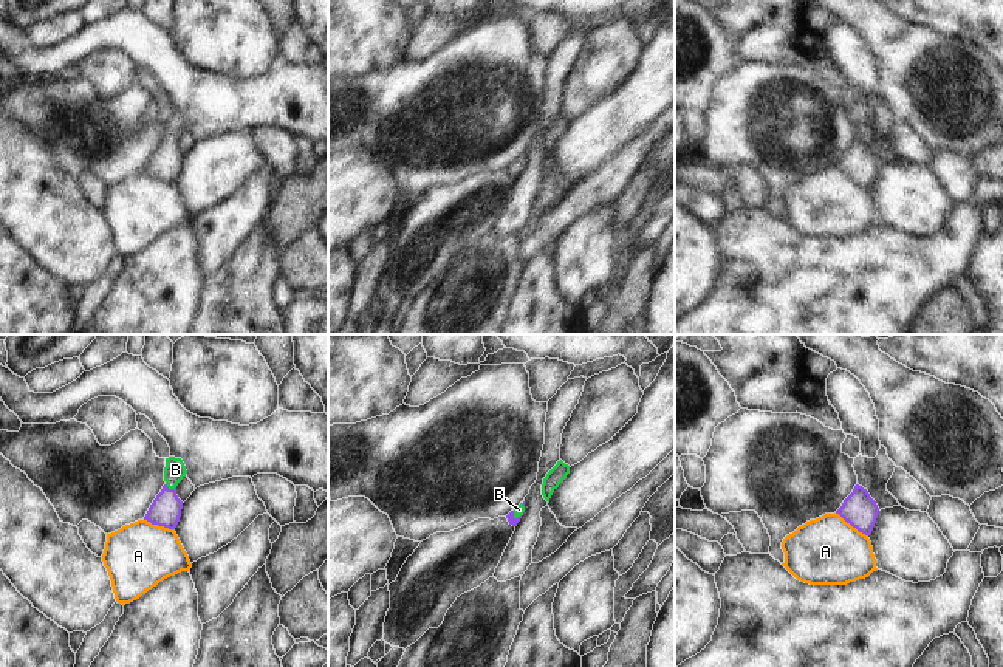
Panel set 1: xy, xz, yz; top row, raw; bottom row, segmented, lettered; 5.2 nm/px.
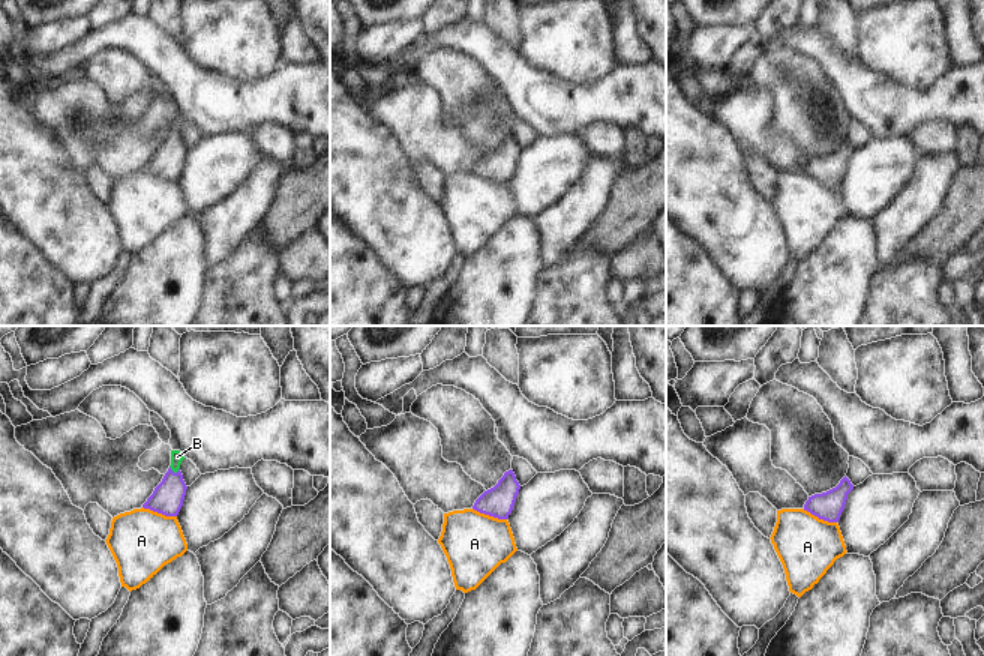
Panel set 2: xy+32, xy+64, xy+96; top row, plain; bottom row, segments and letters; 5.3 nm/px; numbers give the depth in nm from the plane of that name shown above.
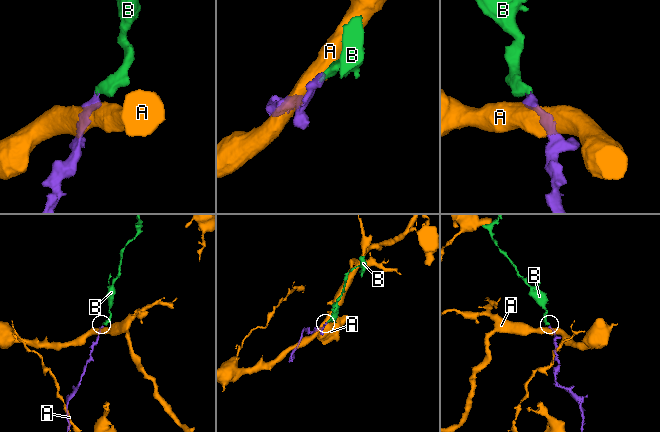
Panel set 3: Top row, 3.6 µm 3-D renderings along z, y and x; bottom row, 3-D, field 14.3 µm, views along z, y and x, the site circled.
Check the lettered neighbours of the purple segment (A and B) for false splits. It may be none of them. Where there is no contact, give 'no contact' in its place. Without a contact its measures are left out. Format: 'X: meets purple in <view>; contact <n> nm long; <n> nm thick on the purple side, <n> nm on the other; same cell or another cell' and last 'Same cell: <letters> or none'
A: meets purple in yz; contact 200 nm long; 180 nm thick on the purple side, 360 nm on the other; another cell
B: meets purple in xy; contact 60 nm long; 160 nm thick on the purple side, 110 nm on the other; same cell
Same cell: B

